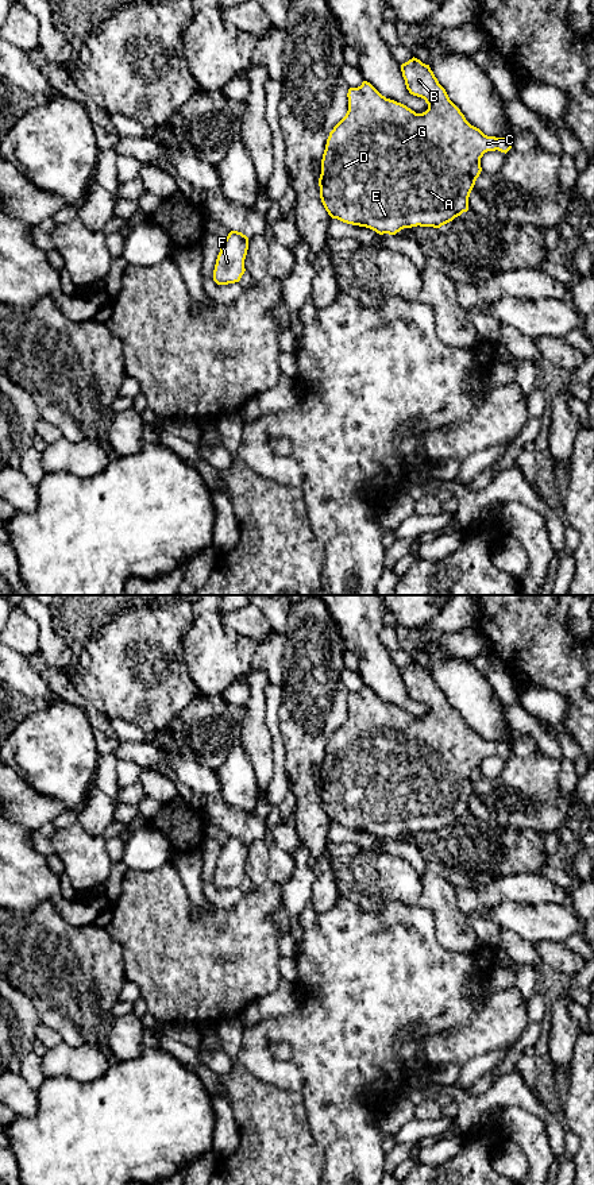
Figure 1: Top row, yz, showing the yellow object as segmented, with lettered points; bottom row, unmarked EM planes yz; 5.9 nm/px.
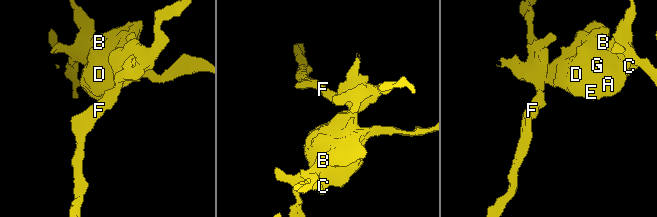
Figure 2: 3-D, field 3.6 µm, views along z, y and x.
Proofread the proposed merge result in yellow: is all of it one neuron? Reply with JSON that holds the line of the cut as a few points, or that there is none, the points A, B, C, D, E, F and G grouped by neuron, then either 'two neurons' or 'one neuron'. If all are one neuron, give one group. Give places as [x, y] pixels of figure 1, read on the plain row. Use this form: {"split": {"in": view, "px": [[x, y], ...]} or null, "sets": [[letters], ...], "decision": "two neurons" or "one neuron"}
{"split": null, "sets": [["A", "B", "C", "D", "E", "F", "G"]], "decision": "one neuron"}

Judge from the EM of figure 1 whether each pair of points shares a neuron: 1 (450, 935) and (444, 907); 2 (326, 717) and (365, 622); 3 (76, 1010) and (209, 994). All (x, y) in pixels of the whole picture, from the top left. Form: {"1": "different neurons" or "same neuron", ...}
{"1": "same neuron", "2": "different neurons", "3": "different neurons"}

